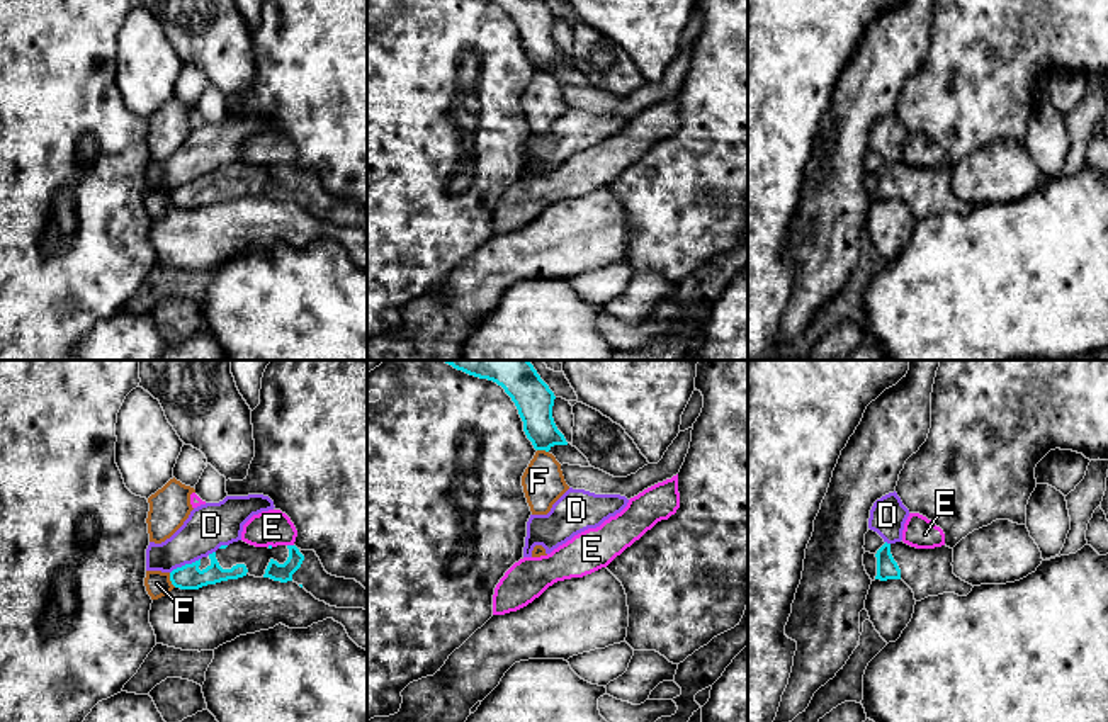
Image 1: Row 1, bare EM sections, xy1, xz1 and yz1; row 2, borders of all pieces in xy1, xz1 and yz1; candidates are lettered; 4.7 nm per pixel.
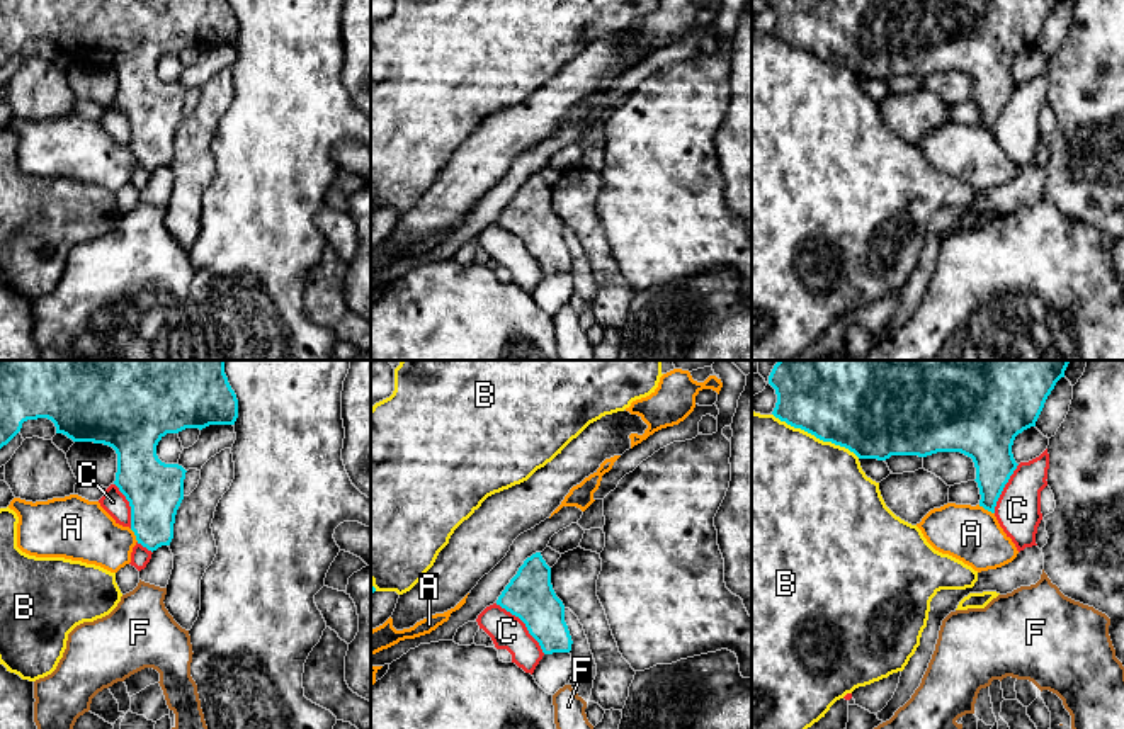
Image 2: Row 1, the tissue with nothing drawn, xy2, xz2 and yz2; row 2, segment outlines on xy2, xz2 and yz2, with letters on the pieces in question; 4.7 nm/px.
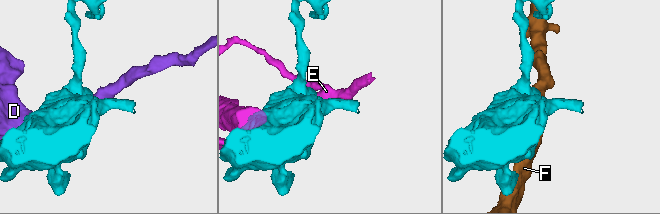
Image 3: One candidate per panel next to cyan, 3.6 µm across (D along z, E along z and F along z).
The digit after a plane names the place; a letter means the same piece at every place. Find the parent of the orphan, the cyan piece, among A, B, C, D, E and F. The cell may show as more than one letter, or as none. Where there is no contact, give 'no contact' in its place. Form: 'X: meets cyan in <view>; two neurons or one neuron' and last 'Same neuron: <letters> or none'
A: meets cyan in yz2; two neurons
B: meets cyan in yz2; two neurons
C: meets cyan in xz2; two neurons
D: meets cyan in xy1; two neurons
E: meets cyan in xy1; two neurons
F: meets cyan in xy1; two neurons
Same neuron: none

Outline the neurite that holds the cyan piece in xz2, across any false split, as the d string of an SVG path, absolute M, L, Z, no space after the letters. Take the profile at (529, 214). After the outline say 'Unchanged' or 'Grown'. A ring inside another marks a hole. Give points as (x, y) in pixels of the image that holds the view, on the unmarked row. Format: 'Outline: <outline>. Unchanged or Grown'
Outline: M541 172L524 180L497 224L525 243L544 274L571 270L573 260L565 241L565 224L553 209L551 187Z. Unchanged

